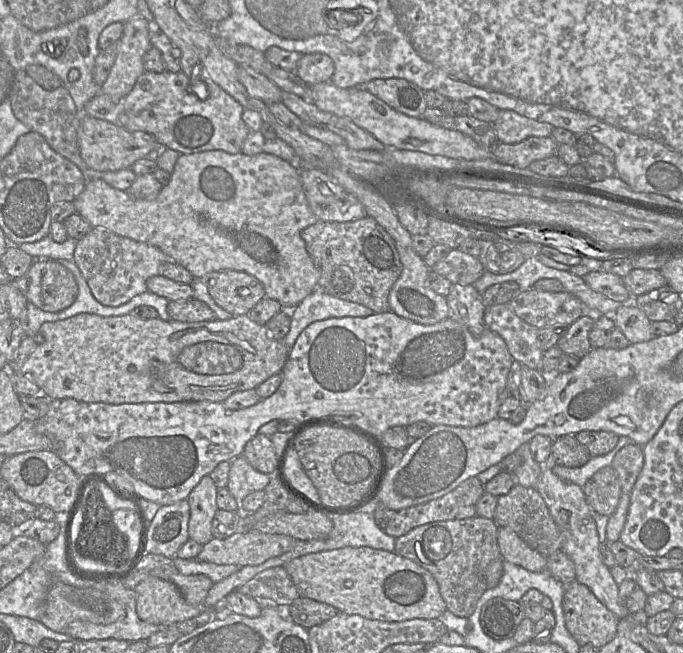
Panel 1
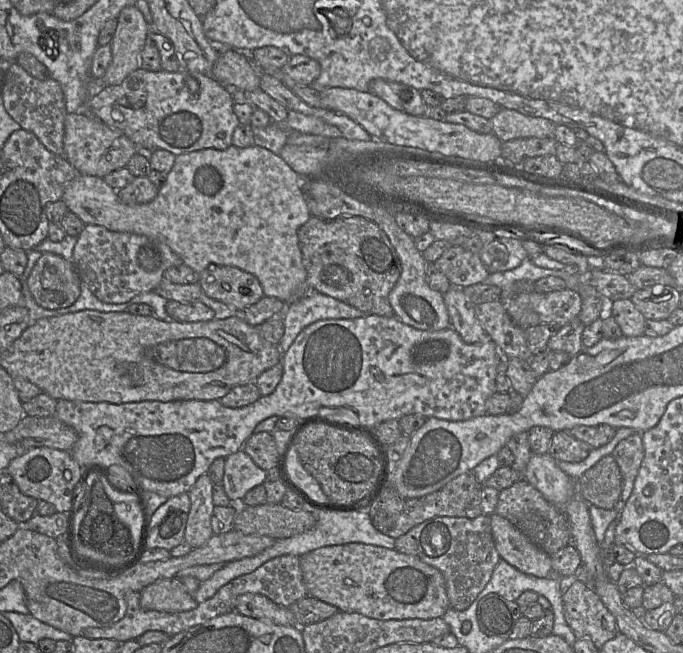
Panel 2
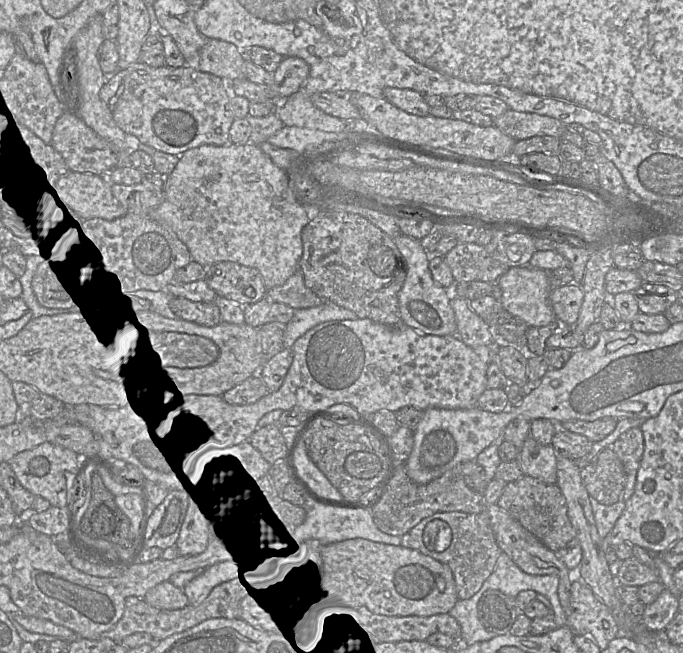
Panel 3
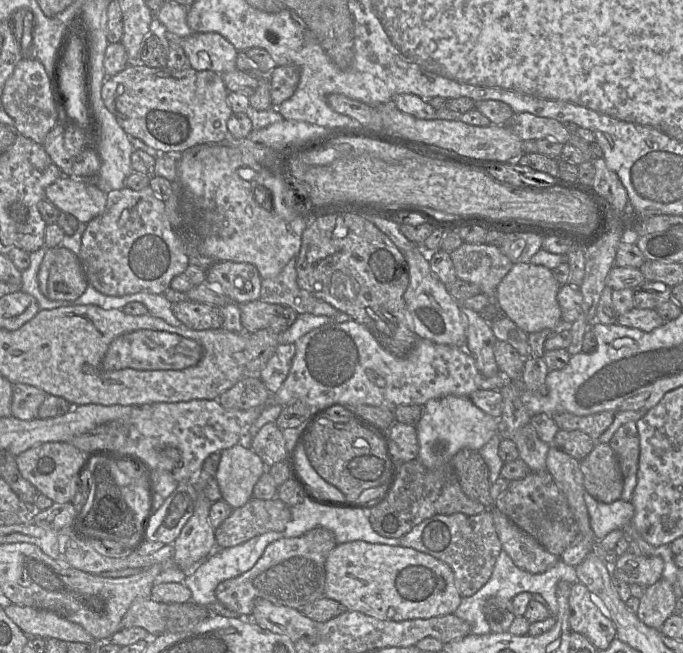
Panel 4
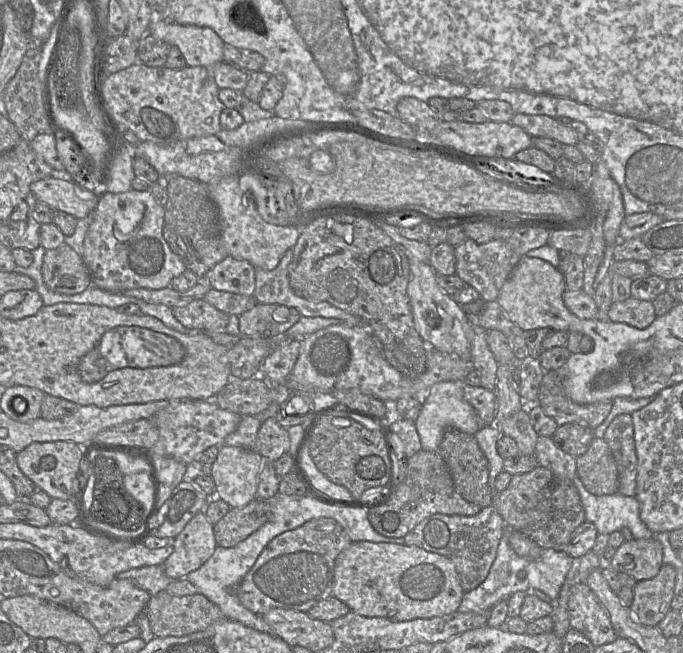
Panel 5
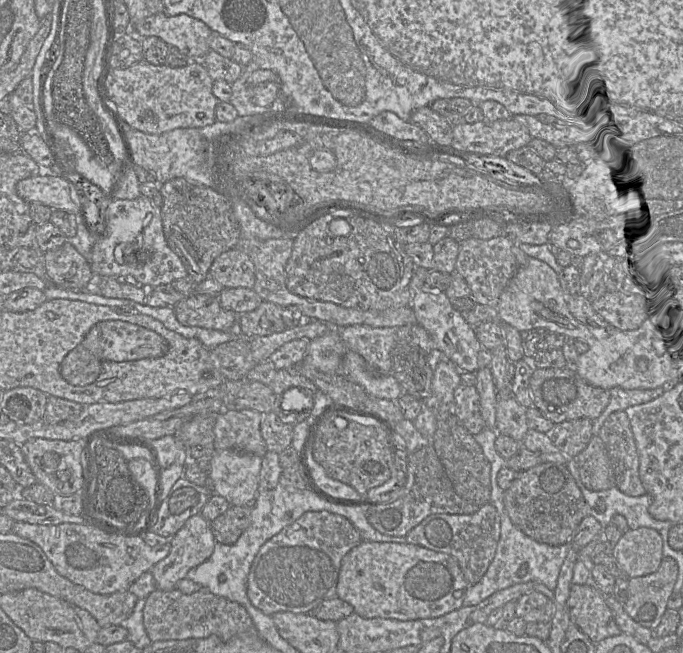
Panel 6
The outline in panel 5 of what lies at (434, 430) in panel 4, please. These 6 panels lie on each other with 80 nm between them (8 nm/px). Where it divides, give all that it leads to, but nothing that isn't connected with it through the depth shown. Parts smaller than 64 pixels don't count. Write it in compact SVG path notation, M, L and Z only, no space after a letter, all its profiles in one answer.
M444 381L434 384L422 398L422 408L414 421L422 450L437 452L447 429L456 429L475 435L482 427L475 409L464 399L462 381Z

